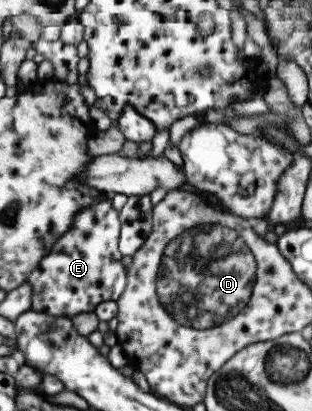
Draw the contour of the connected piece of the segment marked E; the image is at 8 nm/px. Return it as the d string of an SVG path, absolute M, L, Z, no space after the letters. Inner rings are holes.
M110 197L97 200L88 208L83 208L73 220L71 227L48 250L25 280L32 287L30 309L39 313L56 316L70 316L93 312L95 306L107 300L115 301L126 284L126 269L120 263L120 252L117 250L119 239L118 211L110 205Z

